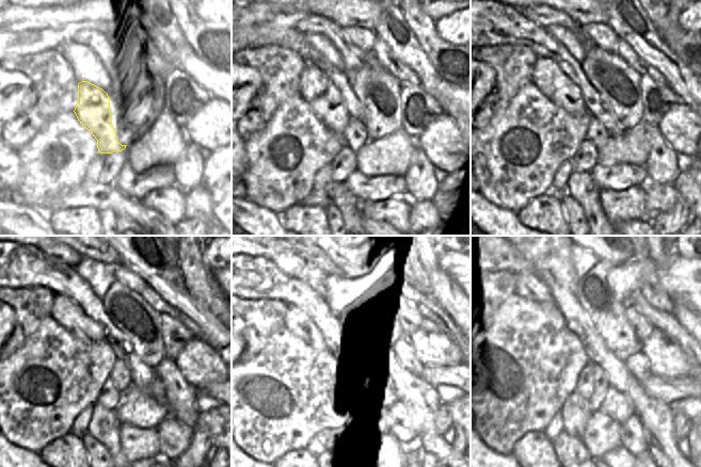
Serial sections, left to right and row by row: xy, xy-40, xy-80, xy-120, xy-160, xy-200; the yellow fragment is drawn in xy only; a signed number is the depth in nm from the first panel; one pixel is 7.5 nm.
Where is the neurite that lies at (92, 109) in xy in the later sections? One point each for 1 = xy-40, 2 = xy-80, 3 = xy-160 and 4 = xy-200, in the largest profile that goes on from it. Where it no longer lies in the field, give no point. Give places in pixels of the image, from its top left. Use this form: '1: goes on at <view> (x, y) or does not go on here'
1: goes on at xy-40 (316, 87)
2: goes on at xy-80 (552, 82)
3: goes on at xy-160 (297, 293)
4: goes on at xy-200 (528, 287)

